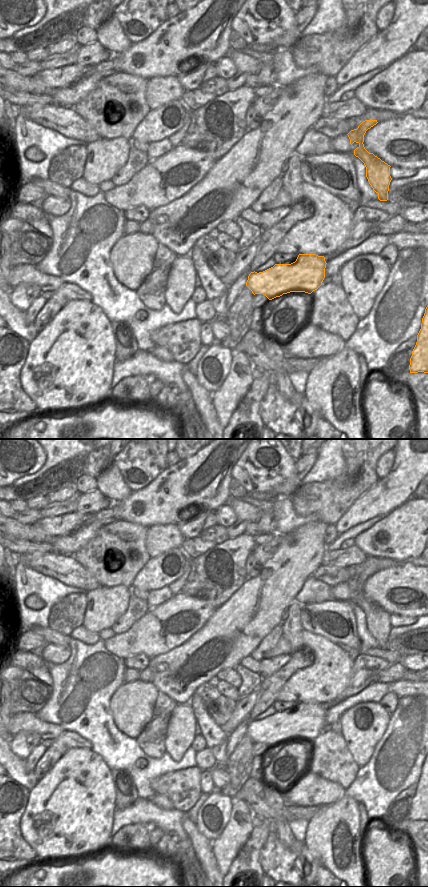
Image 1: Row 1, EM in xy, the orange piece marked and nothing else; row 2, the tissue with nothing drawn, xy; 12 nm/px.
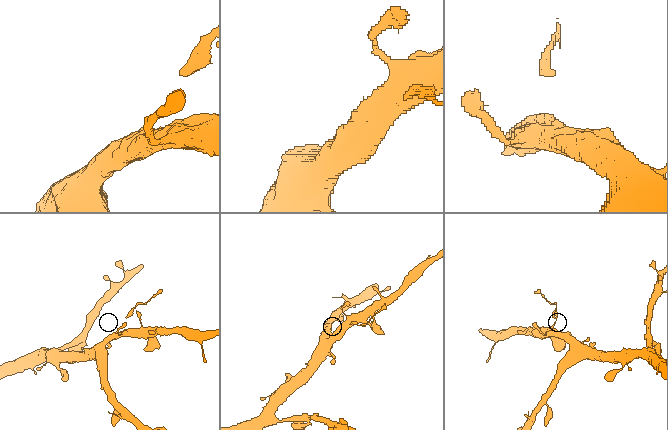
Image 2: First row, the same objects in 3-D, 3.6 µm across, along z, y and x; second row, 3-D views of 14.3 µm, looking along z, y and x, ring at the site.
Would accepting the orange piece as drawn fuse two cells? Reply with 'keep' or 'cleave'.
cleave

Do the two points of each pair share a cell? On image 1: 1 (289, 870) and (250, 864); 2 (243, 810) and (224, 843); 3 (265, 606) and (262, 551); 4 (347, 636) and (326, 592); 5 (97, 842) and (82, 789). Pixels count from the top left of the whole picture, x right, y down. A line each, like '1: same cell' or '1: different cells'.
1: different cells
2: same cell
3: different cells
4: different cells
5: same cell

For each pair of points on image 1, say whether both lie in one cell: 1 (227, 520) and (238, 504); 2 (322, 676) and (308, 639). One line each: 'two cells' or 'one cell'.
1: two cells
2: one cell

